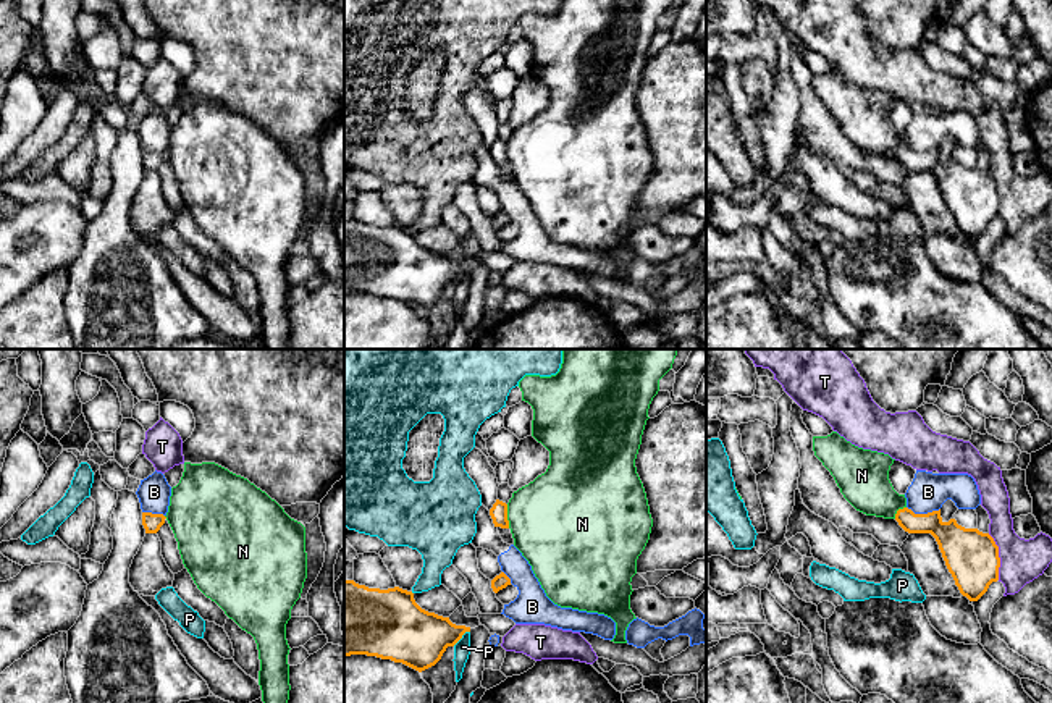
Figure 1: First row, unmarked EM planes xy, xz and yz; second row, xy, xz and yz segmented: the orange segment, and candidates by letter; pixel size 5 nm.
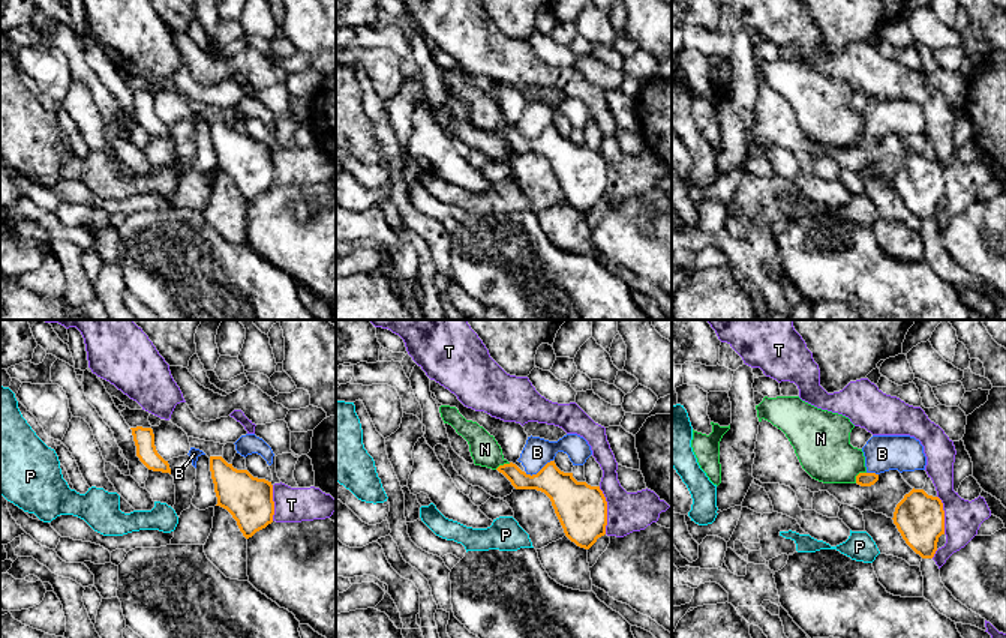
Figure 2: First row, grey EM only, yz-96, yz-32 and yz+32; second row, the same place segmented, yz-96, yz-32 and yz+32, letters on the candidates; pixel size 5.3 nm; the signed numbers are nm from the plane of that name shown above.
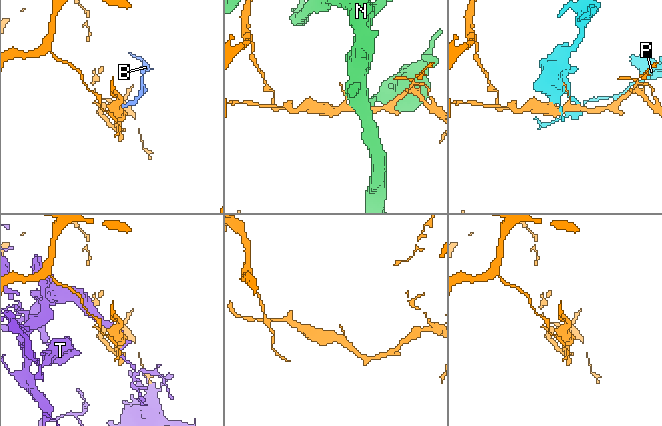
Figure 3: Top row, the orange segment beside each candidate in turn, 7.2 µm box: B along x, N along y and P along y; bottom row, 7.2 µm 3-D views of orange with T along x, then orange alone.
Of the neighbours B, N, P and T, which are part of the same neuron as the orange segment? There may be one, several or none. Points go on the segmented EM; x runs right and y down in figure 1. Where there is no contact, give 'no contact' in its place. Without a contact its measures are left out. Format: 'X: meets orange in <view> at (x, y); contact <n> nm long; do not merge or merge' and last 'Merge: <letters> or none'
B: meets orange in yz at (923, 514); contact 170 nm long; do not merge
N: meets orange in xz at (506, 516); contact 120 nm long; do not merge
P: meets orange in xz at (461, 637); contact 120 nm long; do not merge
T: meets orange in yz at (997, 556); contact 240 nm long; do not merge
Merge: none

